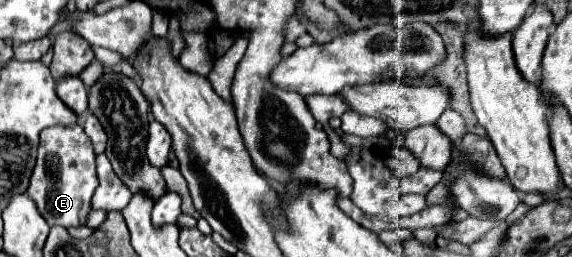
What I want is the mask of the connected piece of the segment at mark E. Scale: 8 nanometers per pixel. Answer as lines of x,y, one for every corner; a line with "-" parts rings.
80,124
52,126
42,130
38,160
30,178
28,196
36,202
38,212
50,226
84,226
92,212
92,194
96,190
96,154
92,142

